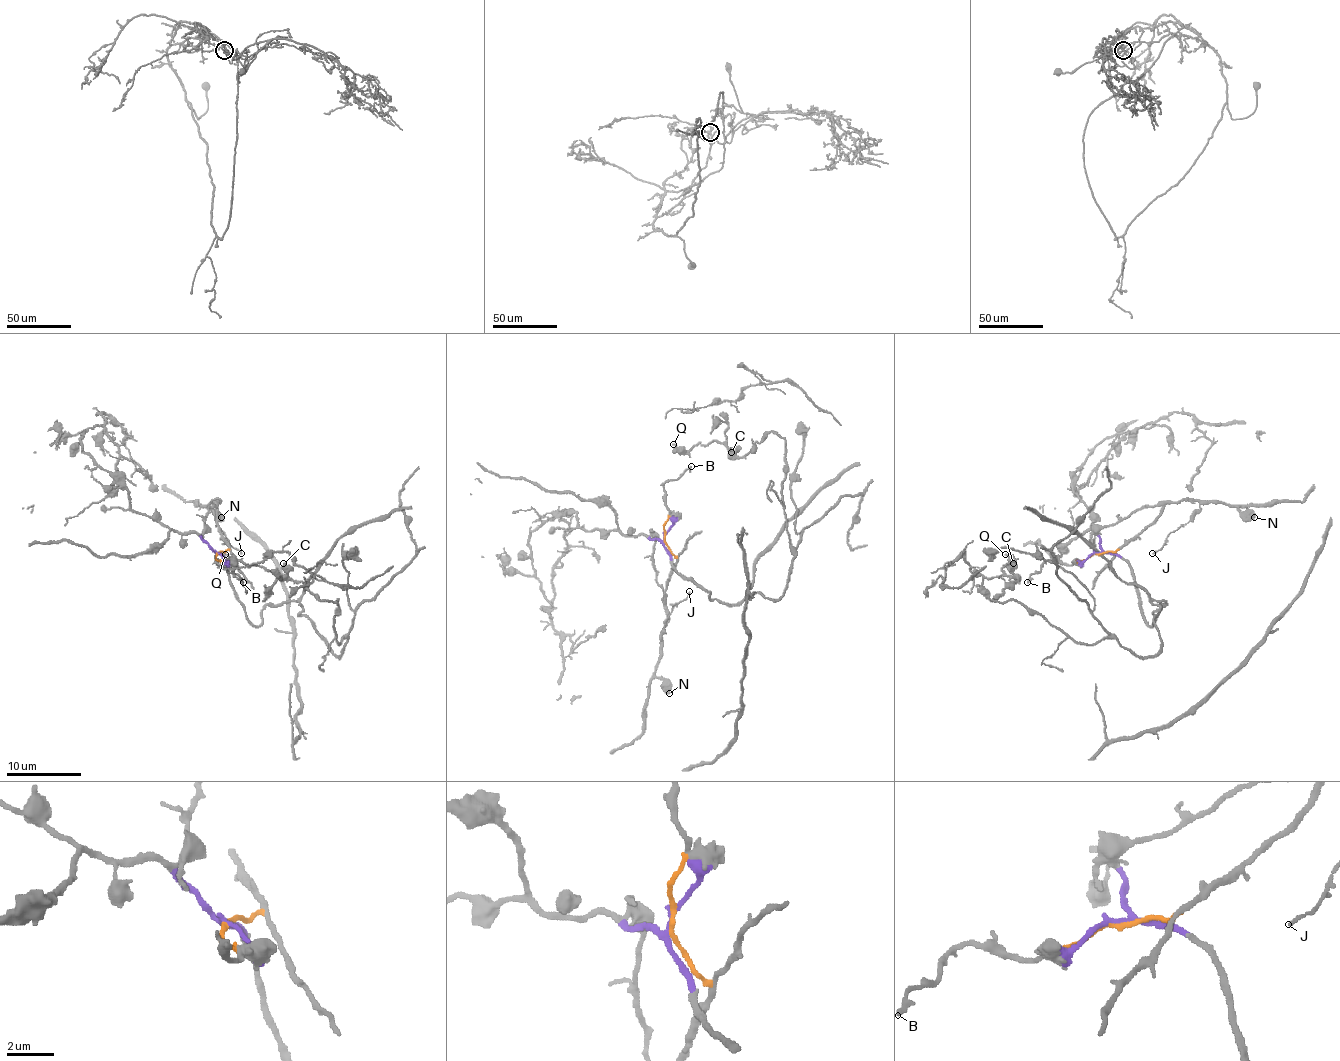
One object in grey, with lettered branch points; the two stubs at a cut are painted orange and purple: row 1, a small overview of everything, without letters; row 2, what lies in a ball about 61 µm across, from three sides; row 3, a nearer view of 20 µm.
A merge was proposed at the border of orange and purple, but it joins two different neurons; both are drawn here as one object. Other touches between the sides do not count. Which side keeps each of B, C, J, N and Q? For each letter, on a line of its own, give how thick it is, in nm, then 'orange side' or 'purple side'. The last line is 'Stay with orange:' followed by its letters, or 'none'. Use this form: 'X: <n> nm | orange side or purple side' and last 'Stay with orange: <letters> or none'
B: 200 nm | orange side
C: 600 nm | purple side
J: 120 nm | orange side
N: 600 nm | orange side
Q: 120 nm | purple side
Stay with orange: B, J, N

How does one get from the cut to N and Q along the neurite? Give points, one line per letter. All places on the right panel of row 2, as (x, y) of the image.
N: (1098, 553), (1116, 551), (1126, 545), (1167, 502), (1217, 500), (1234, 504), (1255, 517)
Q: (1098, 553), (1128, 564), (1150, 626), (1165, 602), (1154, 656), (1075, 643), (993, 602), (1017, 581), (1004, 555)

